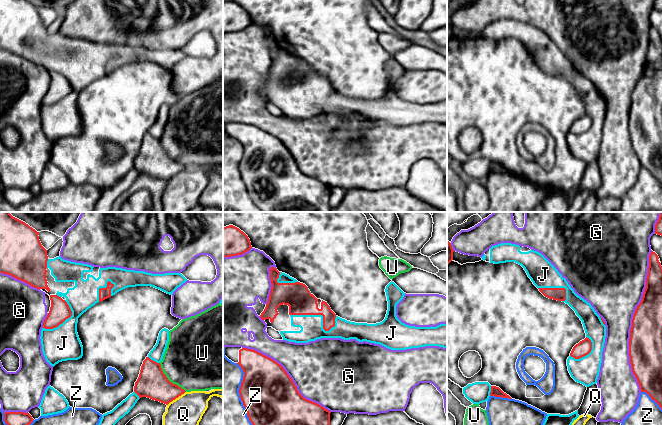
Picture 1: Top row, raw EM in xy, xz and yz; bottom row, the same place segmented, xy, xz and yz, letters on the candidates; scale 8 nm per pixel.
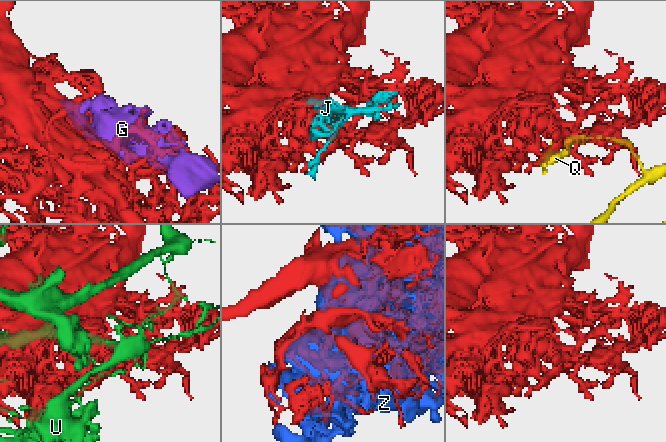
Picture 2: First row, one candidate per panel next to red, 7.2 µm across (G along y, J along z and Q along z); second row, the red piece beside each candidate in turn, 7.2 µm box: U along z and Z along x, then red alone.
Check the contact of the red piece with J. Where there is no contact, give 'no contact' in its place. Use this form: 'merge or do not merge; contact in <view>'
merge; contact in xz

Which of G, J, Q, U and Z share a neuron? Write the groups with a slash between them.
G Z / J / Q / U

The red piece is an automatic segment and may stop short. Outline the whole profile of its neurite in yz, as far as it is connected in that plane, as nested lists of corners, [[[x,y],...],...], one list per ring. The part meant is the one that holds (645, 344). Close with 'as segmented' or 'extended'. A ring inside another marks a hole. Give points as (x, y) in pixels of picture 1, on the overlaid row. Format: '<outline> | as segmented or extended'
[[[651,251],[646,288],[632,319],[629,357],[641,392],[646,392],[662,409],[662,266],[658,259]]] | as segmented

